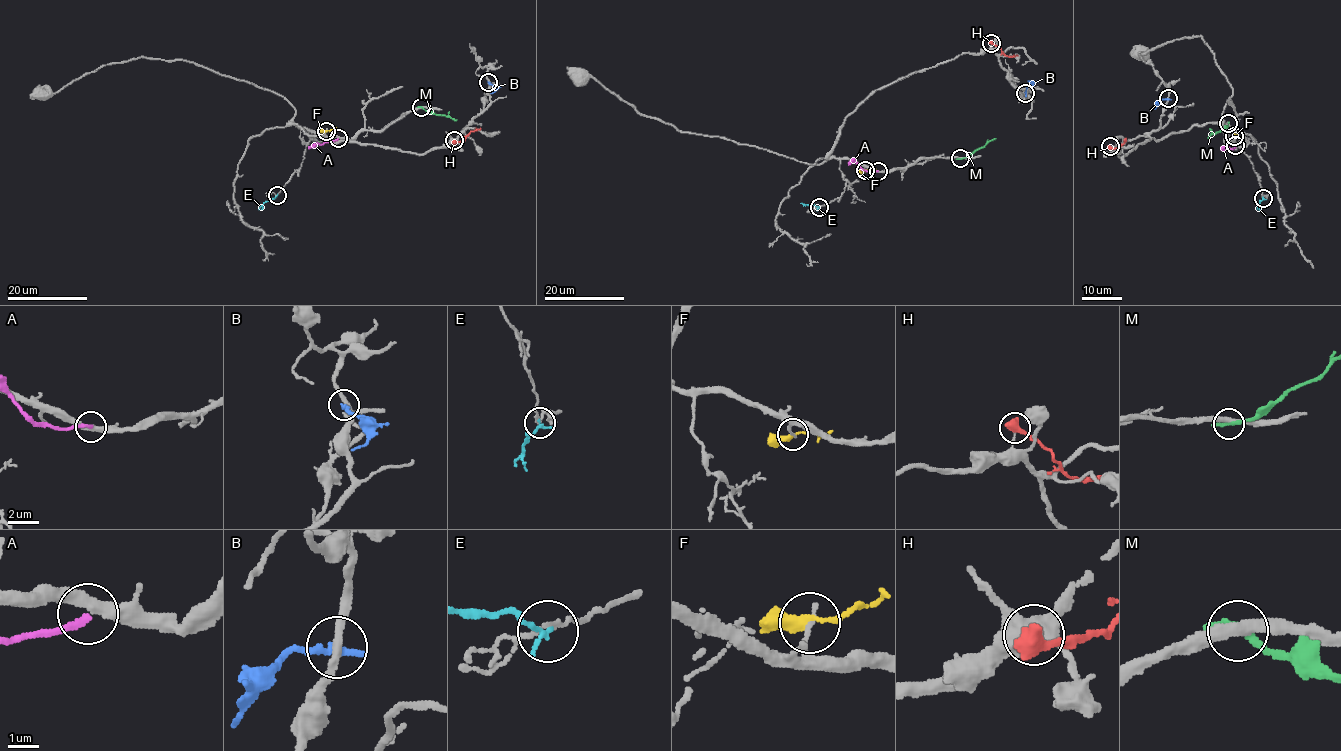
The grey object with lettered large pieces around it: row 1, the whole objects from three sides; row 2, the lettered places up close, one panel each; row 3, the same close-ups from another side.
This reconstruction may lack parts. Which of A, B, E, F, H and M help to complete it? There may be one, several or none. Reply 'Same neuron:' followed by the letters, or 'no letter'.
Same neuron: no letter

